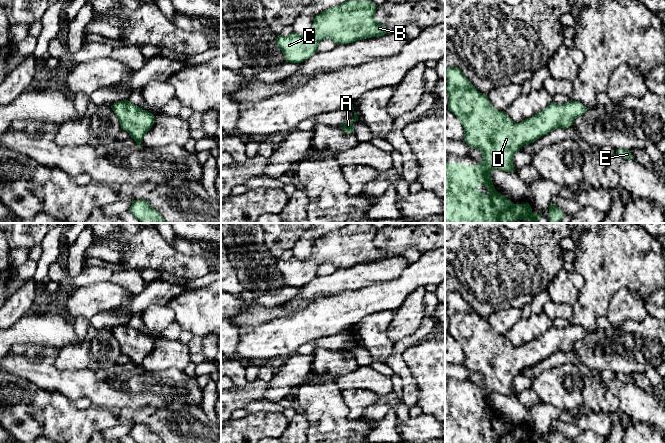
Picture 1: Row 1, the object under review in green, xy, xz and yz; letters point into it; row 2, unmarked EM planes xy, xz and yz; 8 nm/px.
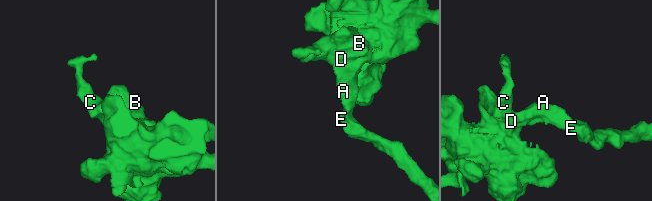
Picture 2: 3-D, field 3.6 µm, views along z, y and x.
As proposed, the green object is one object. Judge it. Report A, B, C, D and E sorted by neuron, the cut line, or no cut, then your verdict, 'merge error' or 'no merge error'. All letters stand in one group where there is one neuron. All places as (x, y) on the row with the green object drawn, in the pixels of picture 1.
groups A B C D E; cut none; no merge error

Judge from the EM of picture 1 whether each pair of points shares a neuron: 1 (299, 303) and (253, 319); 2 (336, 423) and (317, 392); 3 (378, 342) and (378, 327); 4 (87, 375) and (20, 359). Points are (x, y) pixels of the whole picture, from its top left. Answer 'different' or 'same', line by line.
1: same
2: same
3: same
4: same

